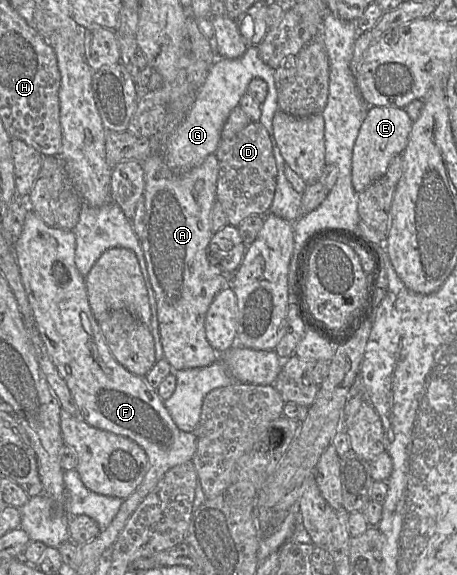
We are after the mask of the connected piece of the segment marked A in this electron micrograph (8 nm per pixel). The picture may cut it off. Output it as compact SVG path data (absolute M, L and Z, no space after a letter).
M158 150L143 161L143 167L146 236L141 239L141 247L155 294L158 331L164 358L173 371L206 367L219 358L219 354L206 338L204 326L206 313L215 296L224 287L230 287L232 276L224 275L219 269L212 266L207 257L207 248L213 236L211 212L216 202L218 159L215 154L210 154L199 166L184 174L176 174L168 168Z

